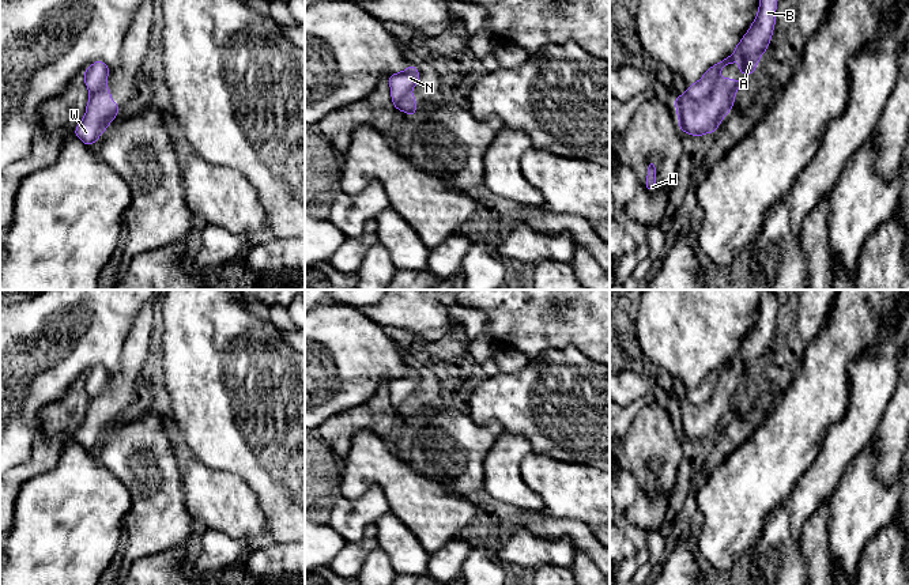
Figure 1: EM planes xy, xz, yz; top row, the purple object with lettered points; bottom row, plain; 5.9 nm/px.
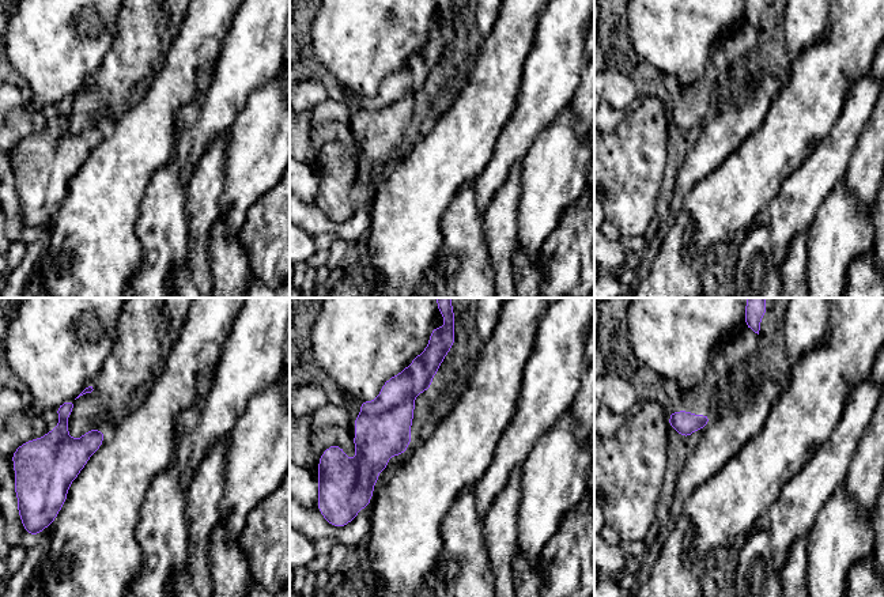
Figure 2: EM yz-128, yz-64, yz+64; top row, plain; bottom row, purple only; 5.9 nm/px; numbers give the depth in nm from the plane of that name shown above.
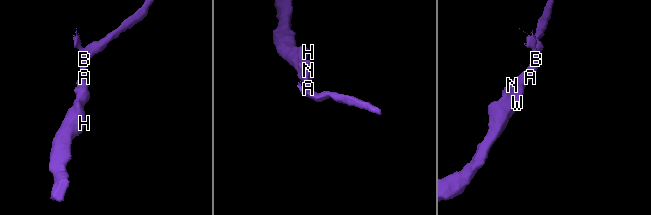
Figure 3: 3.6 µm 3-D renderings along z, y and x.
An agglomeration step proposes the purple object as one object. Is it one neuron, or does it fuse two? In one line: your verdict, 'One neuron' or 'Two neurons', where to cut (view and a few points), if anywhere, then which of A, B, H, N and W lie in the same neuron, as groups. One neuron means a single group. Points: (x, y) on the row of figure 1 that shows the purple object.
Two neurons. Split along yz (720, 79), (701, 98), (690, 98), (686, 94). Groups: A B N / H W

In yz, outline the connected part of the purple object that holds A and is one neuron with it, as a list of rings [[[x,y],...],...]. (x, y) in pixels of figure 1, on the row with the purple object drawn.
[[[759,0],[757,18],[733,49],[733,53],[712,65],[698,82],[687,86],[686,94],[690,98],[702,99],[709,95],[720,80],[720,71],[728,64],[735,64],[744,76],[750,76],[757,69],[773,35],[777,1]]]

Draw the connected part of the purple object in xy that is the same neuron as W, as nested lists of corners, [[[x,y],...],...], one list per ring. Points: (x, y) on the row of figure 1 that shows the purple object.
[[[106,84],[90,94],[86,114],[73,131],[87,147],[91,147],[118,116],[120,105],[113,102],[110,95],[112,91]]]

